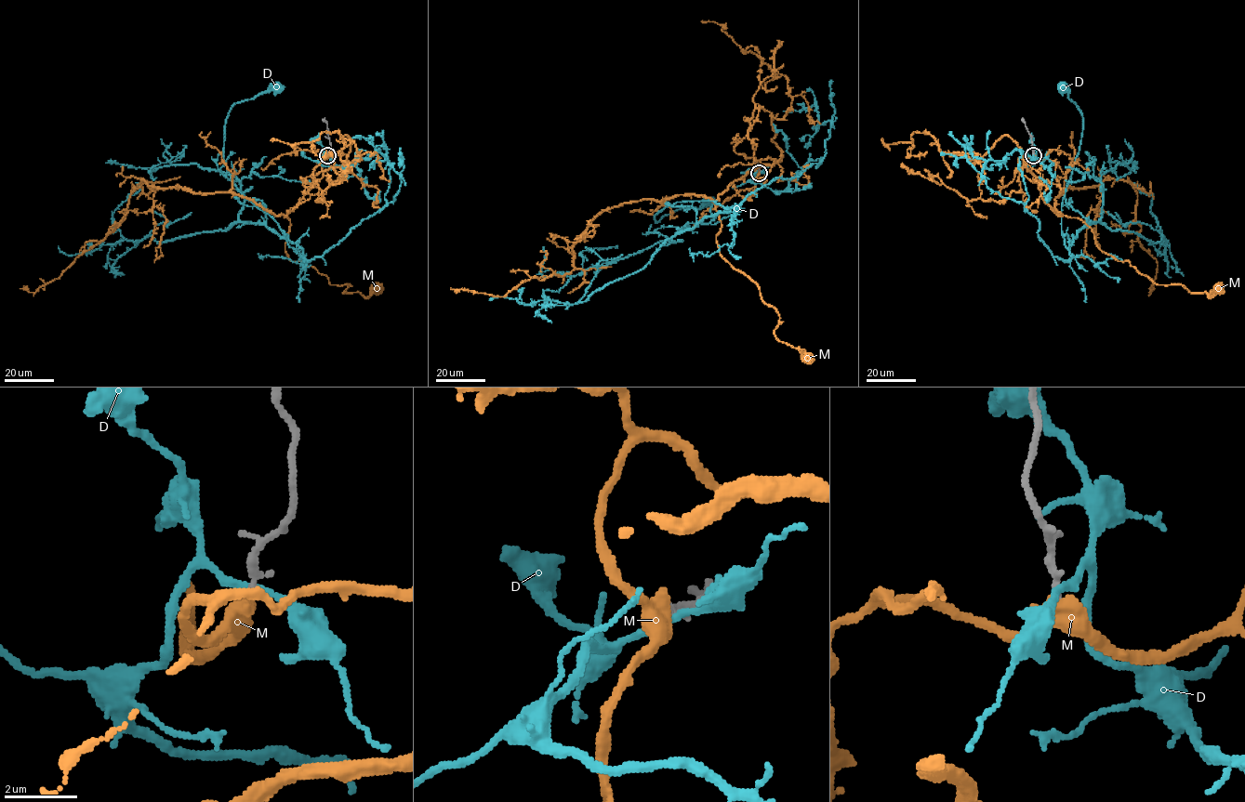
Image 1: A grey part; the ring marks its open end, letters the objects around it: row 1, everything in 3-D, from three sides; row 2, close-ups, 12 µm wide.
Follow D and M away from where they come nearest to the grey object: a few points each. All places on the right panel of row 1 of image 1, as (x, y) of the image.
D: (1033, 154), (1052, 164), (1021, 152), (1024, 208), (1054, 256), (1069, 260), (1062, 198), (1083, 118), (1062, 87)
M: (1033, 155), (1022, 155), (1040, 198), (1086, 224), (1102, 251), (1155, 282), (1210, 298), (1218, 289)

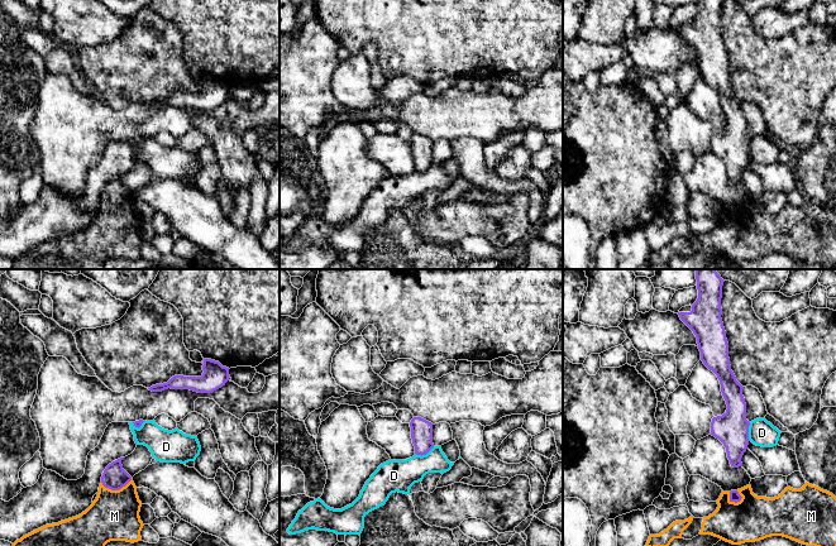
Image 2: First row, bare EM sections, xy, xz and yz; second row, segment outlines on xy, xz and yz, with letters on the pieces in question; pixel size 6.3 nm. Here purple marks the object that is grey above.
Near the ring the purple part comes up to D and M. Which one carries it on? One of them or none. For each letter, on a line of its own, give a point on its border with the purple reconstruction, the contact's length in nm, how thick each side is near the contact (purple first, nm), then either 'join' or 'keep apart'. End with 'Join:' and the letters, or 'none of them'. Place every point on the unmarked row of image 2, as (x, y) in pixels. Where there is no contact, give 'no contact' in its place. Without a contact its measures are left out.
D: contact xz (424, 171); length 140 nm; calibres 140 and 200 nm; keep apart
M: contact xy (116, 206); length 200 nm; calibres 160 and 320 nm; join
Join: M

